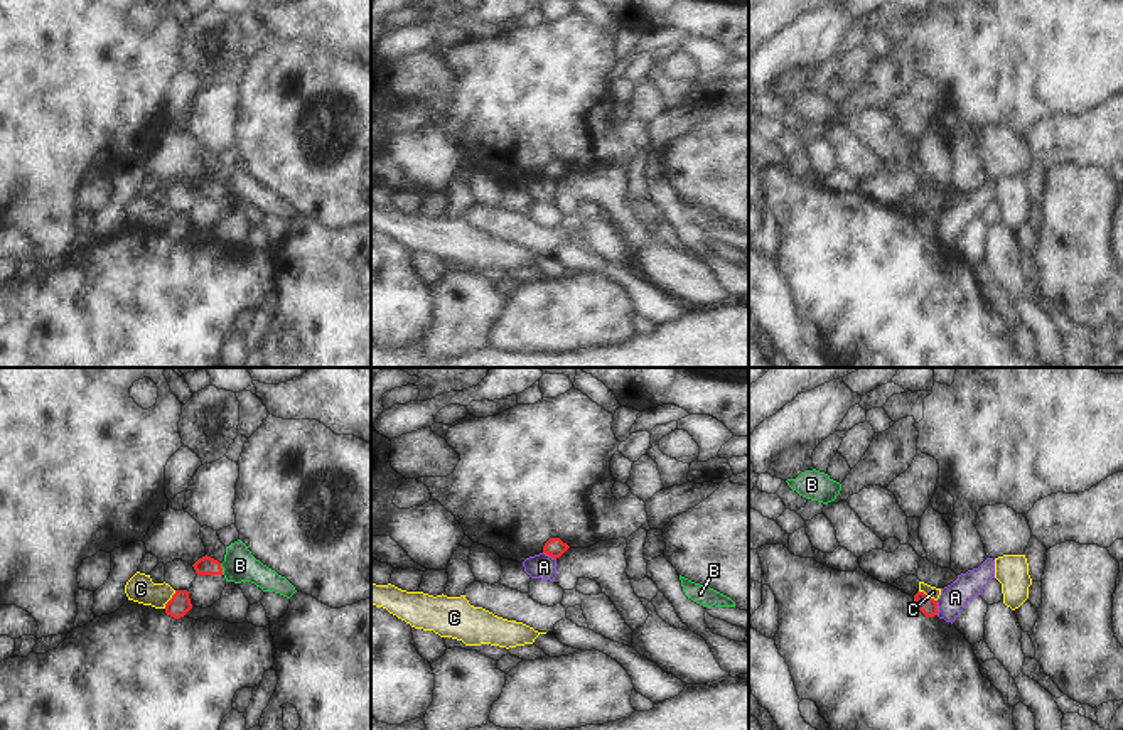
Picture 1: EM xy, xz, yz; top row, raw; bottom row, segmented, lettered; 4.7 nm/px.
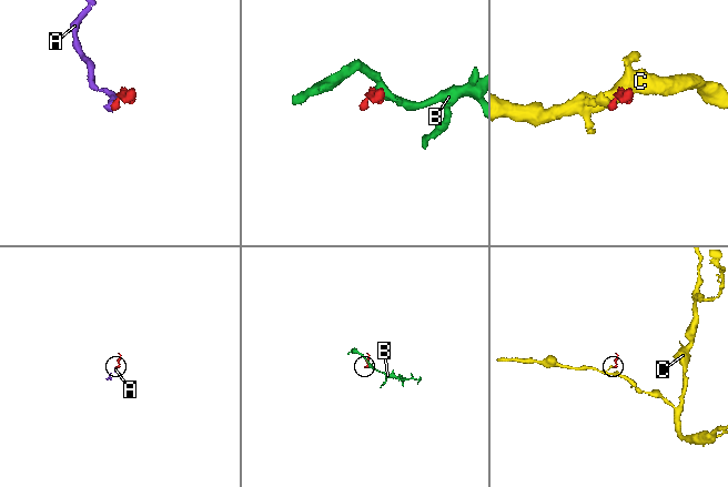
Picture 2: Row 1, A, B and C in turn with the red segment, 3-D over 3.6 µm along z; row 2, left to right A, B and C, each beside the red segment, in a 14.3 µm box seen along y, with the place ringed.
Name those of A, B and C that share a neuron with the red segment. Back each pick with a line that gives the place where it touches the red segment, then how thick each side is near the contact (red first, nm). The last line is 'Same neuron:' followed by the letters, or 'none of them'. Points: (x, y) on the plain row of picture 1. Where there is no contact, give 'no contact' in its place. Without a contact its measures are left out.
Same neuron: none of them

